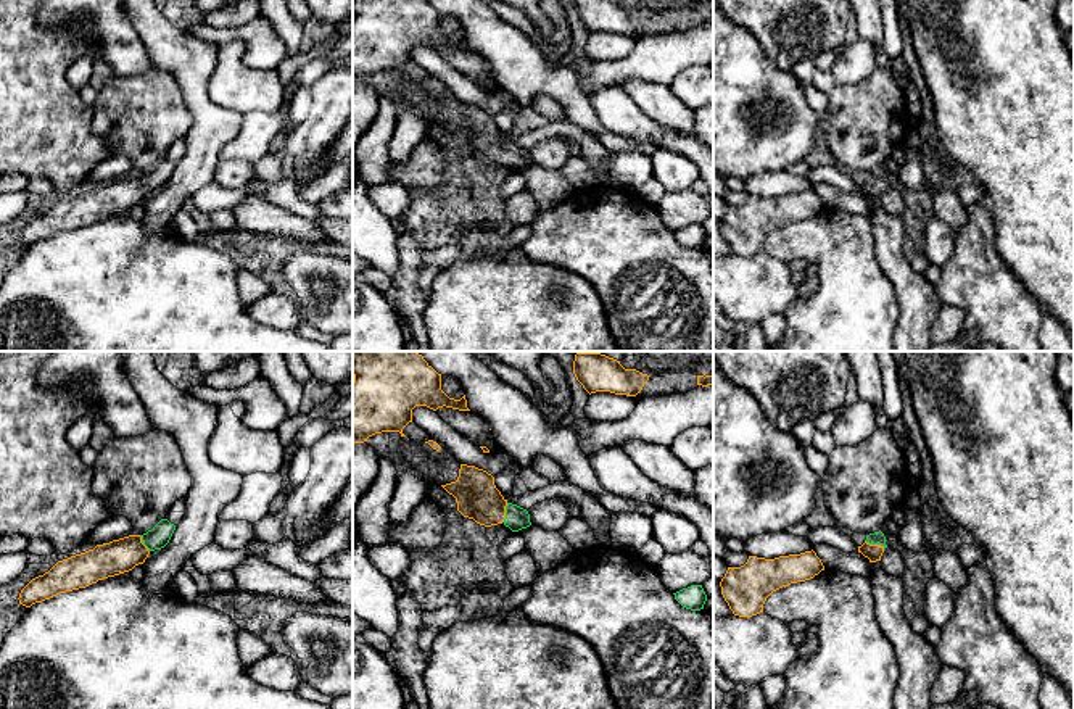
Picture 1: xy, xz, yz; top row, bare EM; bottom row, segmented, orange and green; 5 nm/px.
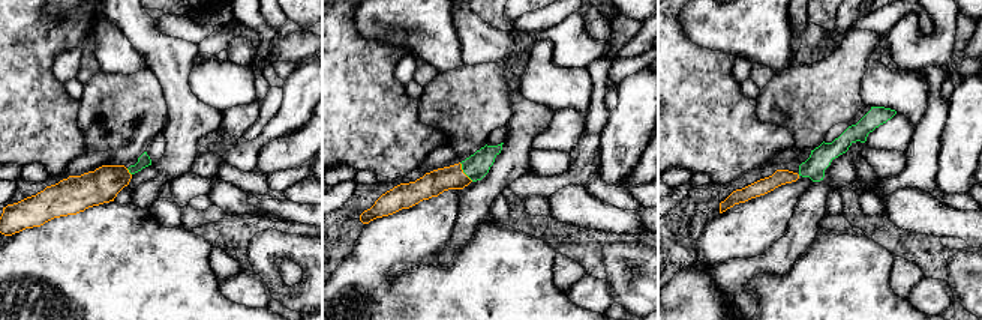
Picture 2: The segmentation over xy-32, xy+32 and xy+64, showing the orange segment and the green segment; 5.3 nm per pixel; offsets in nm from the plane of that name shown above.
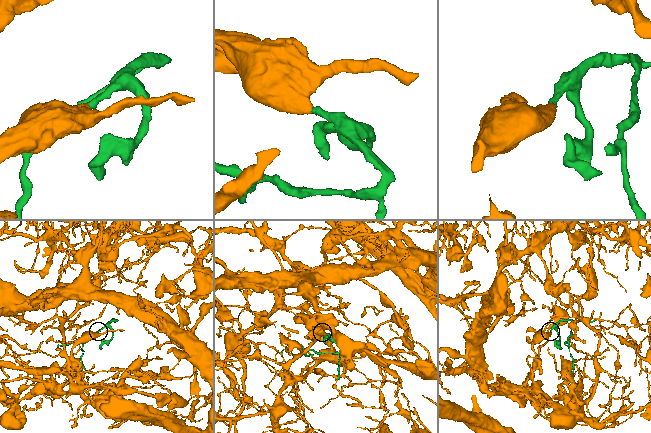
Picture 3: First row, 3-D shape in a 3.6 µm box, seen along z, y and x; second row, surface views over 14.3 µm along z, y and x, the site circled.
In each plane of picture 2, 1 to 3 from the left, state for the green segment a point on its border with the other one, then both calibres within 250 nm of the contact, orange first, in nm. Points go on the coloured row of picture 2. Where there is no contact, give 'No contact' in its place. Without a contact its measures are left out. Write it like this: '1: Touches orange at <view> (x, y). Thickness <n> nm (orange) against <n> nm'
1: Touches orange at xy-32 (128, 172). Thickness 190 nm (orange) against 70 nm
2: Touches orange at xy+32 (462, 172). Thickness 130 nm (orange) against 140 nm
3: No contact

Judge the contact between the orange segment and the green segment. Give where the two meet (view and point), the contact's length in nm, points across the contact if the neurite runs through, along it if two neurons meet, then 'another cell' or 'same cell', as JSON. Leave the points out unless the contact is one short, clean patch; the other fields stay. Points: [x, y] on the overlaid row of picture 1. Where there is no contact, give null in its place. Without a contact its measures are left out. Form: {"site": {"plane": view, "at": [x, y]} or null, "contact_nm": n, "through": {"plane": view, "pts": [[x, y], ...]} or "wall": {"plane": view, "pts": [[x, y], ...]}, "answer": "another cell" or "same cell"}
{"site": {"plane": "yz", "at": [875, 545]}, "contact_nm": 110, "through": {"plane": "yz", "pts": [[871, 551], [875, 545], [878, 537]]}, "answer": "same cell"}

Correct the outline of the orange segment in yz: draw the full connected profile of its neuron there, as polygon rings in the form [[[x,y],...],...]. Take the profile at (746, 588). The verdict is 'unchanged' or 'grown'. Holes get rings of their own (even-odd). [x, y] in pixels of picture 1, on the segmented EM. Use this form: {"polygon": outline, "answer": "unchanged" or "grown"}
{"polygon": [[[813,549],[775,559],[749,556],[744,566],[728,567],[720,587],[734,616],[752,617],[763,612],[773,591],[810,580],[821,570],[824,566]]], "answer": "unchanged"}

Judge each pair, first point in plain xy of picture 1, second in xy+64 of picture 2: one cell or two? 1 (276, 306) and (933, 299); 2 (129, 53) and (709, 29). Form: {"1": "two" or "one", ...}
{"1": "one", "2": "one"}

